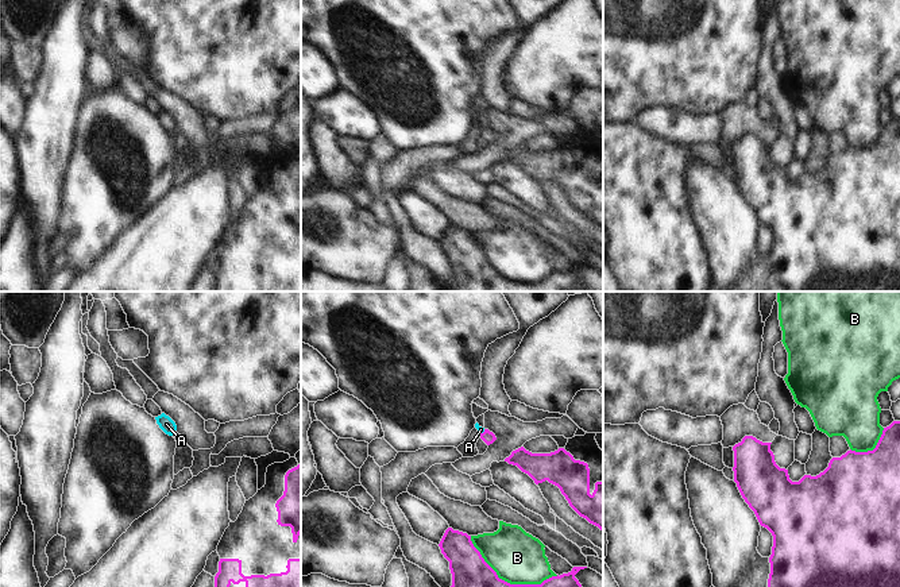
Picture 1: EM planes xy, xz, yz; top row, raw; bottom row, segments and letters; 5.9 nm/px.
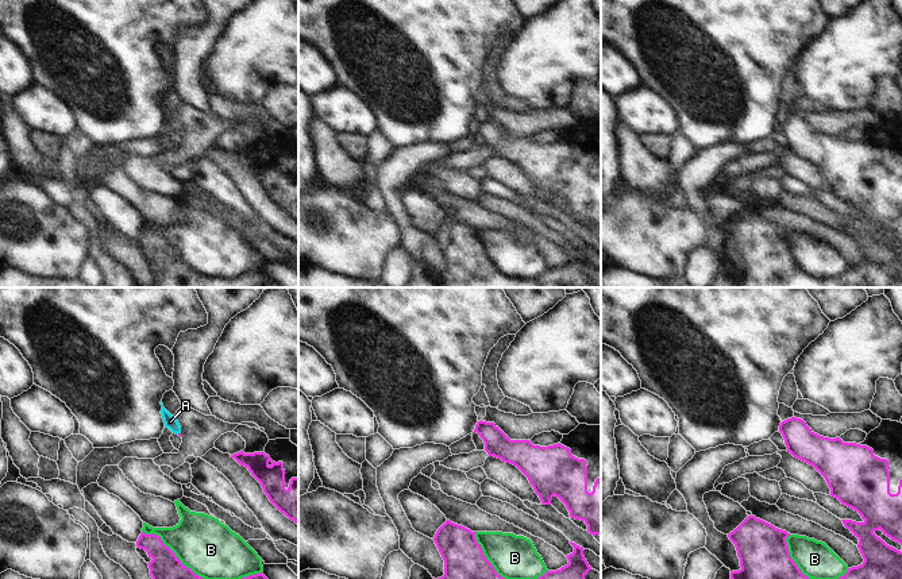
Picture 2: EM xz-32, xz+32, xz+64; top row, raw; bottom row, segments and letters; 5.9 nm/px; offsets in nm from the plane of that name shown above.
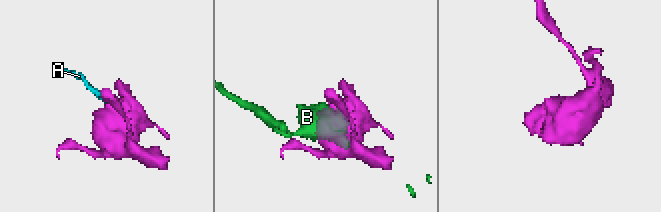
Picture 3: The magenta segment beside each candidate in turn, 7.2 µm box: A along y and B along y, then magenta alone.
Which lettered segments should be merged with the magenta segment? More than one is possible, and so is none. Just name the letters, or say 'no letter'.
A

